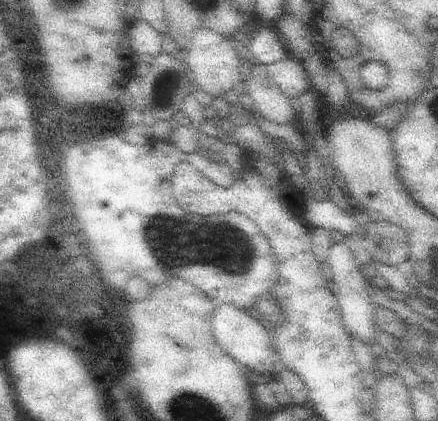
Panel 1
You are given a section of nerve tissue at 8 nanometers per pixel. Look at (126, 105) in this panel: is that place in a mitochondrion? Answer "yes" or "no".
no

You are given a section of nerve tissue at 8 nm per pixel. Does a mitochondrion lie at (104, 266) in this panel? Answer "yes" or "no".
yes

